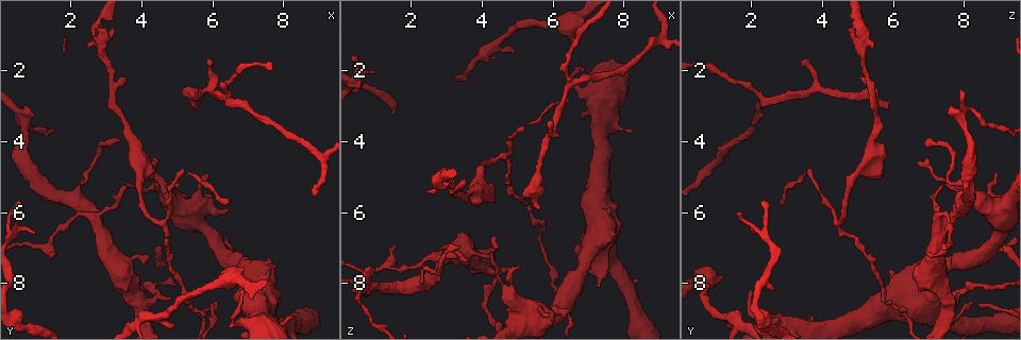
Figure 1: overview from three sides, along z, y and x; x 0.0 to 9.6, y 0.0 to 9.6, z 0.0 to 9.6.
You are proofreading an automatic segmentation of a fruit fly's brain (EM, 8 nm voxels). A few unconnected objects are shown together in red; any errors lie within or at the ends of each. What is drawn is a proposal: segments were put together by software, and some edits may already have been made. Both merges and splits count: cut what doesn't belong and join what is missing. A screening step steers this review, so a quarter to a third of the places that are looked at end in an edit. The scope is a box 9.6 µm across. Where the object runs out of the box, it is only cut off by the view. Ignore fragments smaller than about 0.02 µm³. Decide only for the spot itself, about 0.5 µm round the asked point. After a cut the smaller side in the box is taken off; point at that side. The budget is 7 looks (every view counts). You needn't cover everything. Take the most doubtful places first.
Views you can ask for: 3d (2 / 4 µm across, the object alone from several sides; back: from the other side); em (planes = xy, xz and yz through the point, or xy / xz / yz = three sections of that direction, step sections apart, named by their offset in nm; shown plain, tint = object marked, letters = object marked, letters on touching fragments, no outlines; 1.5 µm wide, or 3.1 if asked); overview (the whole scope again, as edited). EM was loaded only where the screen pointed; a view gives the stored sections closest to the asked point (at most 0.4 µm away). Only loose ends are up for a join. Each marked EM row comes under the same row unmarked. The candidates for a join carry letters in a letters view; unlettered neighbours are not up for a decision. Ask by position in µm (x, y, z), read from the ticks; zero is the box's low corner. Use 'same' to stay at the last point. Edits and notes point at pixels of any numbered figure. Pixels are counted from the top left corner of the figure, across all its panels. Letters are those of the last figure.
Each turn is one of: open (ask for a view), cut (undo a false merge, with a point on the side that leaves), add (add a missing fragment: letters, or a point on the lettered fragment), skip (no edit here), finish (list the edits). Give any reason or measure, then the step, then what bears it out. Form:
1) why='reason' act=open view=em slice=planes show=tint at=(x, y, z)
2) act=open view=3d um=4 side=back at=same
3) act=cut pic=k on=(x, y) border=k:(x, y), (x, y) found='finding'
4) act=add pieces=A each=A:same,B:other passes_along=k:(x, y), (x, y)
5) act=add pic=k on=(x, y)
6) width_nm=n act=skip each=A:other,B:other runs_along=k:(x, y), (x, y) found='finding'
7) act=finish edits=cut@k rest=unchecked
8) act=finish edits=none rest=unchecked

act=open view=em slice=yz step=8 show=tint at=(5.65, 2.80, 5.85)

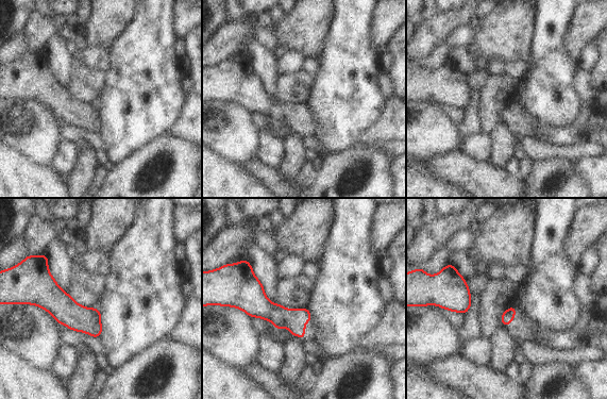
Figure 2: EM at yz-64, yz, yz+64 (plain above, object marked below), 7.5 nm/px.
act=open view=em slice=planes show=letters at=same

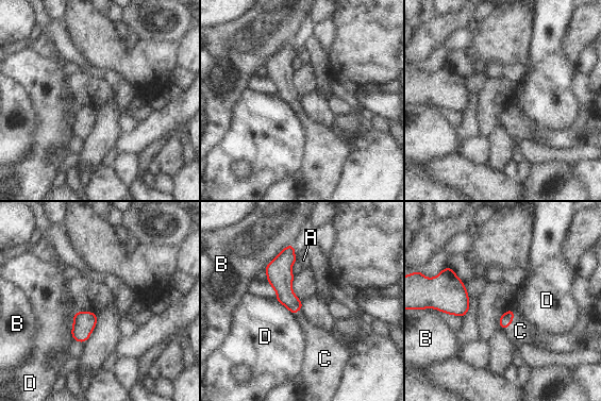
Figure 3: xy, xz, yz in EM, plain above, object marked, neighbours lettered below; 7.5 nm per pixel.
act=add pieces=C each=A:other,B:other,C:same,D:other passes_along=3:(506, 318), (513, 318), (520, 331) found='it goes on there'

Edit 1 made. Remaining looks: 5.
why='thin end' act=open view=3d um=4 at=(6.90, 8.15, 1.95)

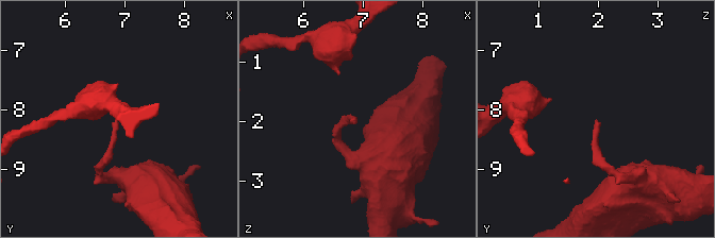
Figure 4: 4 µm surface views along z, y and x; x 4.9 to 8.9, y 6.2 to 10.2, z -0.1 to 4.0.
why='need the tissue' act=open view=em slice=xz step=4 show=tint at=(6.80, 8.20, 1.90)

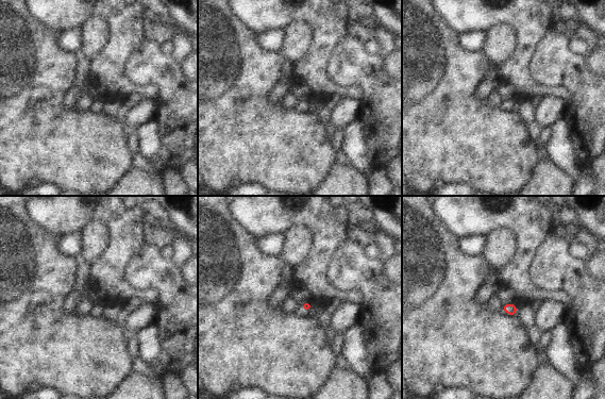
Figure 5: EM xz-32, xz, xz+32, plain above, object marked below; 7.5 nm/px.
why='another direction' act=open view=em slice=planes show=letters at=same

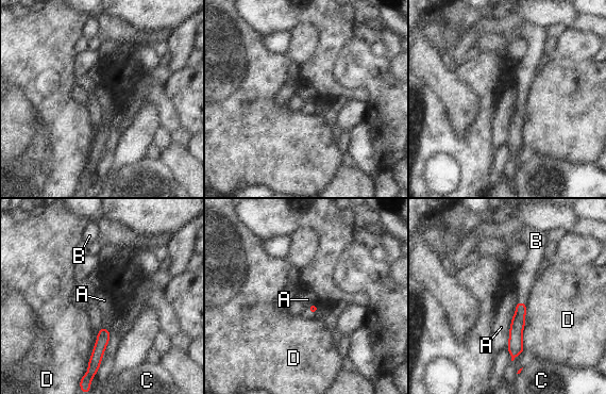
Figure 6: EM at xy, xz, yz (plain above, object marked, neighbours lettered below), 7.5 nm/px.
act=add pieces=B each=A:other,B:same,C:other,D:other passes_along=6:(518, 322), (522, 302), (526, 275) found='the cell continues'

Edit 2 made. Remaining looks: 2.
act=finish edits=add@3,add@6 rest=unchecked

